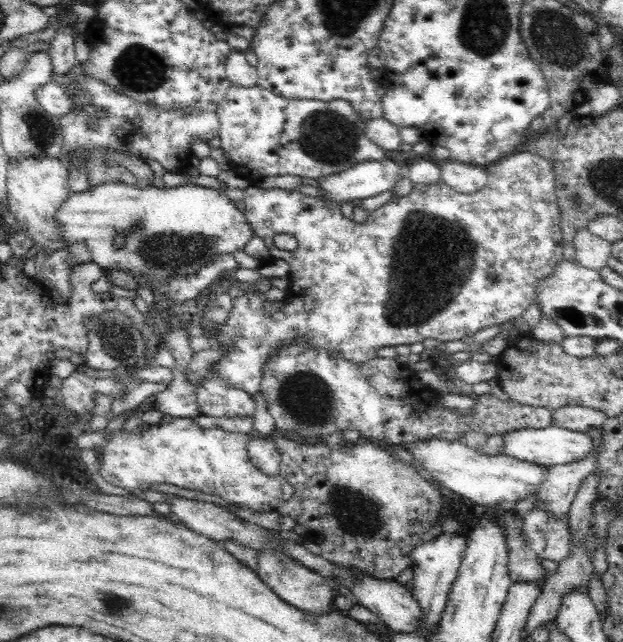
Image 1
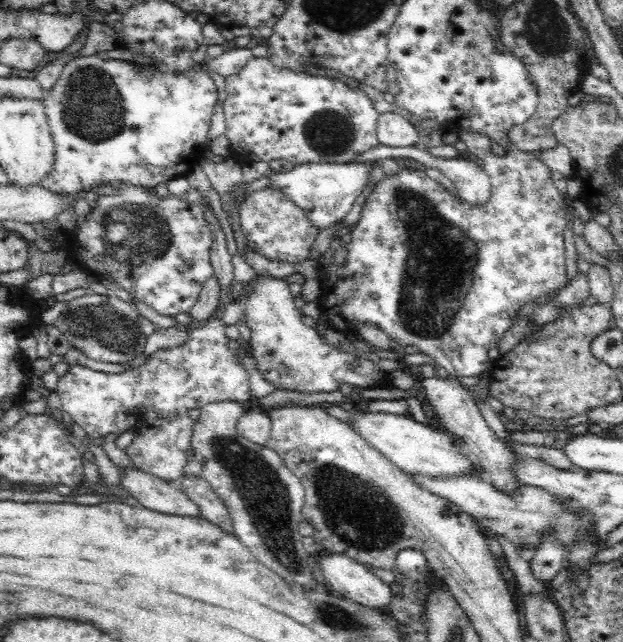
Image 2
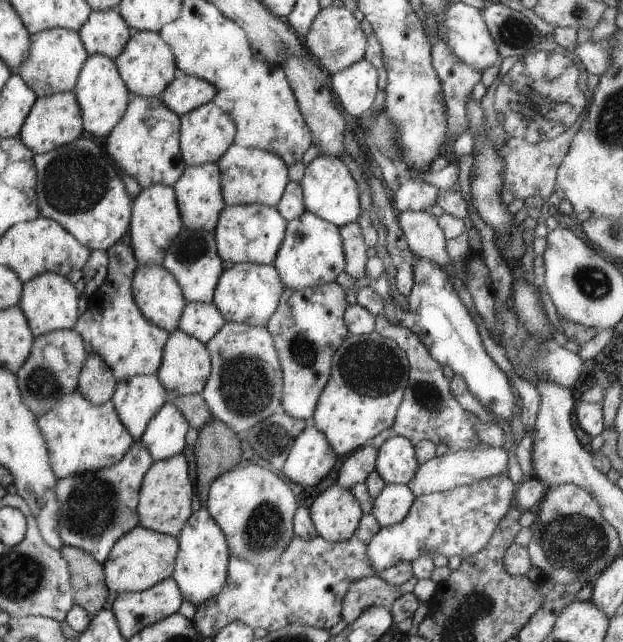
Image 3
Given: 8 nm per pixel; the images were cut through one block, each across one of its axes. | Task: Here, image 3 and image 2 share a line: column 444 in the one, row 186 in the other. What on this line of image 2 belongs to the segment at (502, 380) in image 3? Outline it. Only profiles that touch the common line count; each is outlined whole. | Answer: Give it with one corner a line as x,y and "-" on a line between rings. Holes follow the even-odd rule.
376,162
305,164
295,166
291,171
280,171
279,173
271,171
268,177
275,190
280,190
288,195
296,207
304,210
308,221
322,230
333,222
344,220
355,200
368,184
370,172
375,164

